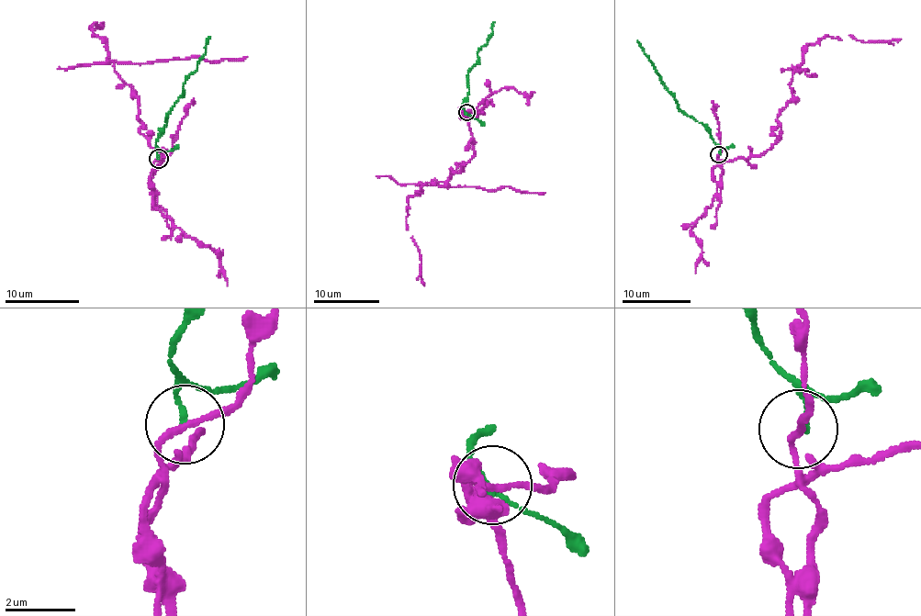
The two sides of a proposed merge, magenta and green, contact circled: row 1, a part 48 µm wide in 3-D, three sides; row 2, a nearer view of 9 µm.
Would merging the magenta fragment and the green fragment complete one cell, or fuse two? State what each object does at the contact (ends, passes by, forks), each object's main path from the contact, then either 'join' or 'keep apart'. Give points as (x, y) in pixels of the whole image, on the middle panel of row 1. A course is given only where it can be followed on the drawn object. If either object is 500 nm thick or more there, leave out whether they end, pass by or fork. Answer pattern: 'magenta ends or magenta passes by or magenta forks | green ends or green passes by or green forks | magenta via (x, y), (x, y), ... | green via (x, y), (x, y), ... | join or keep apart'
magenta passes by | green ends | magenta via (466, 113), (472, 157), (454, 173), (450, 168), (443, 182), (427, 182), (408, 198), (406, 221), (424, 285) | green via (466, 113), (464, 103), (469, 93), (468, 73), (492, 33), (495, 22) | keep apart

